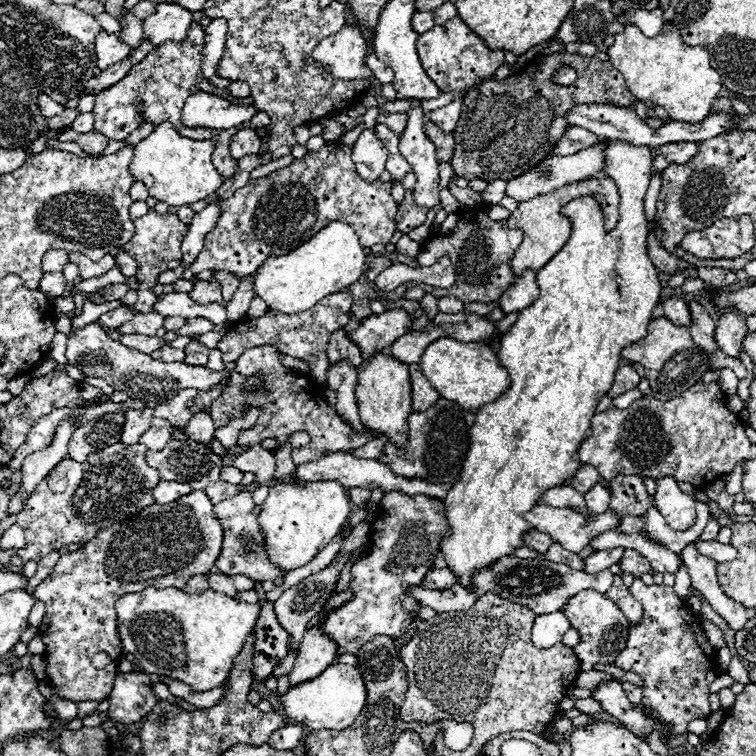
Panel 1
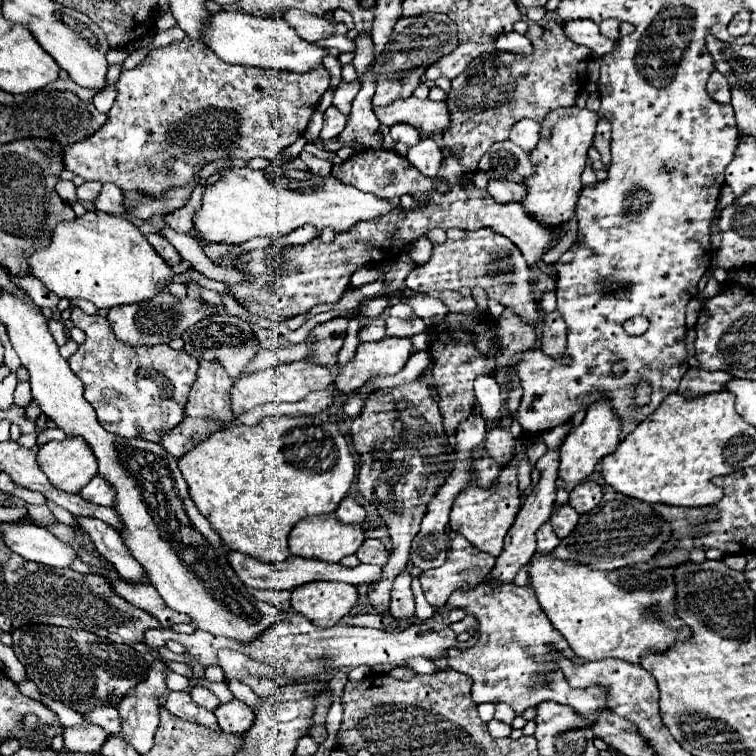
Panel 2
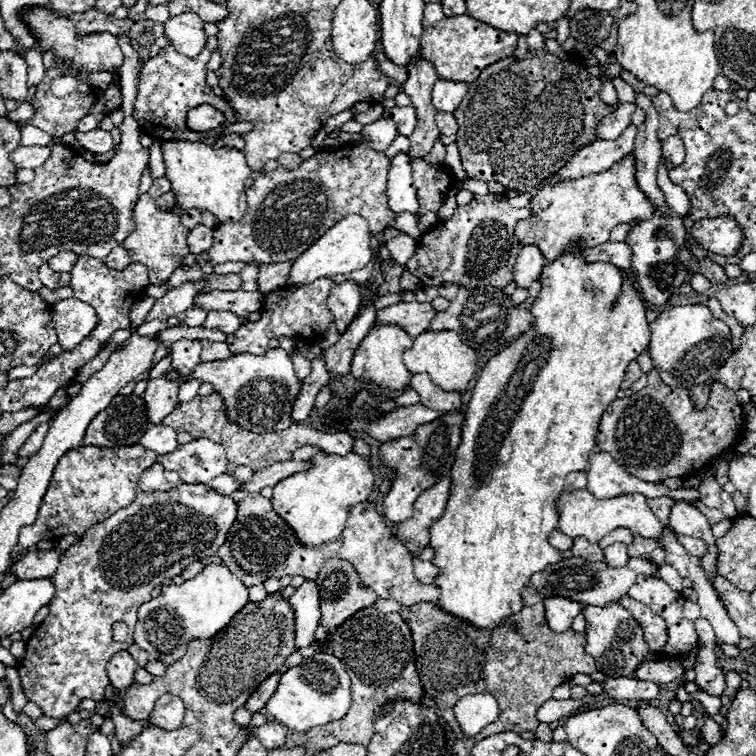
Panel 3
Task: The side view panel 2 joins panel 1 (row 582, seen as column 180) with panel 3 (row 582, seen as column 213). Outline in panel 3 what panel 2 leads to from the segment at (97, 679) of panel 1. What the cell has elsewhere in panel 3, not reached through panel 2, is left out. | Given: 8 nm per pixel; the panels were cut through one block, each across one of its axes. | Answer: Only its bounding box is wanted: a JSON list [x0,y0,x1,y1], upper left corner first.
[16,484,238,718]

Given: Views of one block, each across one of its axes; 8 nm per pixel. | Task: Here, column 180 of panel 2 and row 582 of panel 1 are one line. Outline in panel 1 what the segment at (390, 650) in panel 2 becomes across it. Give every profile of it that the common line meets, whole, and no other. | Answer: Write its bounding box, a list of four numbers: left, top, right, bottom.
[614,578,717,734]

